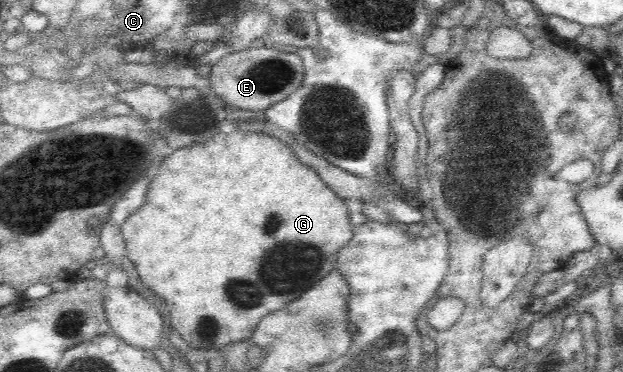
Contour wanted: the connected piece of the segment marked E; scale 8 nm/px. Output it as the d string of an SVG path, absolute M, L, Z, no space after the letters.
M264 44L260 48L230 52L222 56L212 66L209 75L211 90L218 95L228 109L262 110L262 113L275 102L288 98L303 83L305 76L302 60L297 54L280 52Z

